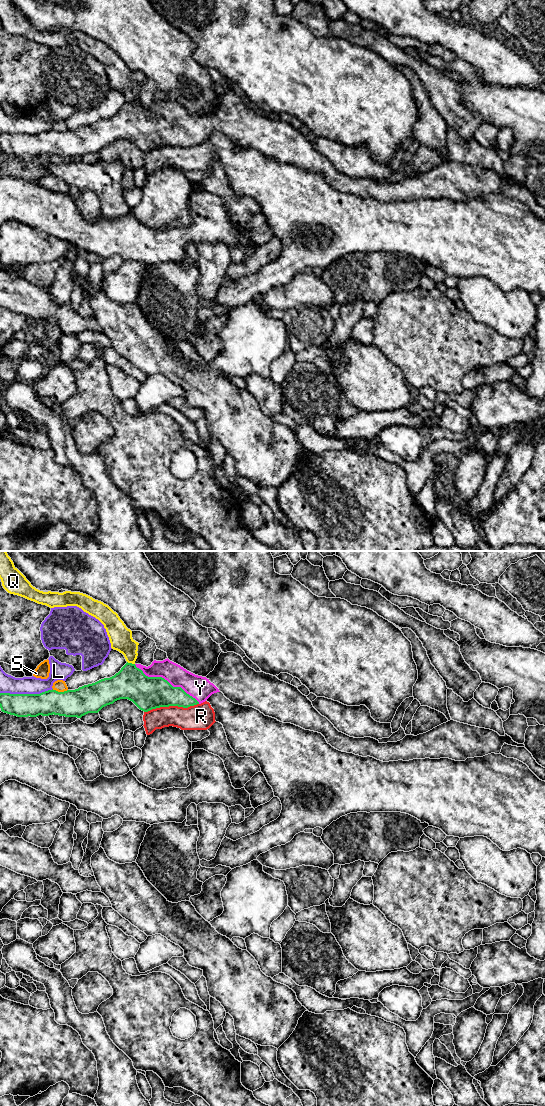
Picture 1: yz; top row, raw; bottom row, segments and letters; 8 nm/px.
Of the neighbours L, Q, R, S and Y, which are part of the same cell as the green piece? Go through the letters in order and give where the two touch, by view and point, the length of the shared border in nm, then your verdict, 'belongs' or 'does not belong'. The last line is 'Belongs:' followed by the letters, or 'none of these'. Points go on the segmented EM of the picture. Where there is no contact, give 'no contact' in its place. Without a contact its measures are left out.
L: yz (26, 694) | 420 nm | does not belong
Q: yz (131, 663) | 70 nm | does not belong
R: yz (171, 705) | 440 nm | does not belong
S: yz (60, 692) | 130 nm | does not belong
Y: yz (166, 680) | 600 nm | belongs
Belongs: Y

